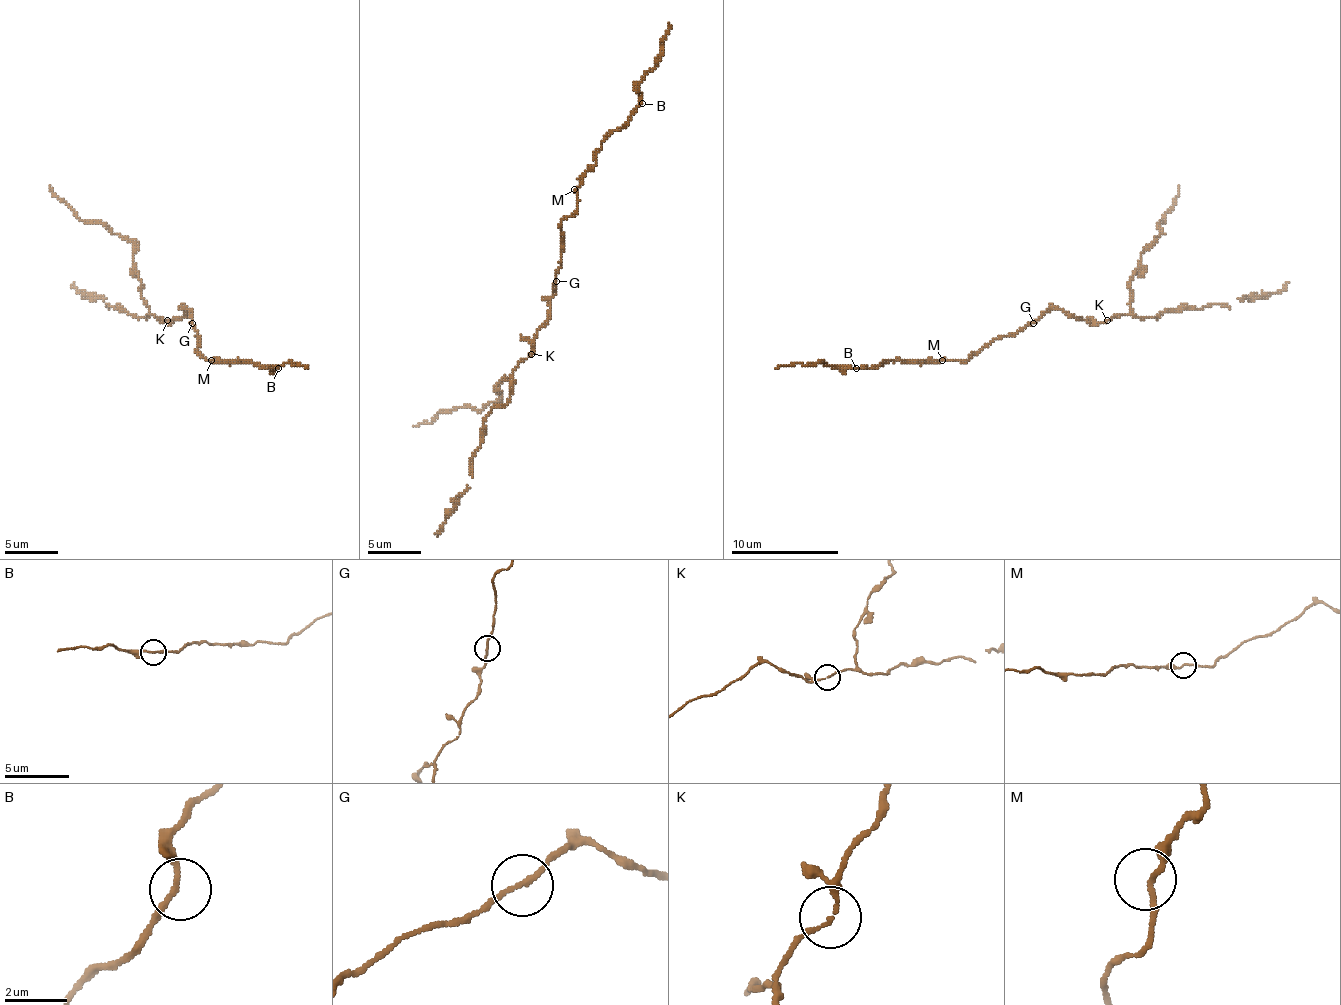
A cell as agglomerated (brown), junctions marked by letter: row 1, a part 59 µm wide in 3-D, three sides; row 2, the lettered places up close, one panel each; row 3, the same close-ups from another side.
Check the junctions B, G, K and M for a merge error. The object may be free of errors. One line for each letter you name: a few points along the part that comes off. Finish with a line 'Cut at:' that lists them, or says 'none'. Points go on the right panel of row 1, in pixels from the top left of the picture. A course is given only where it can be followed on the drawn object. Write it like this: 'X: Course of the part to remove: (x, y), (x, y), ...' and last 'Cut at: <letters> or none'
Cut at: none

